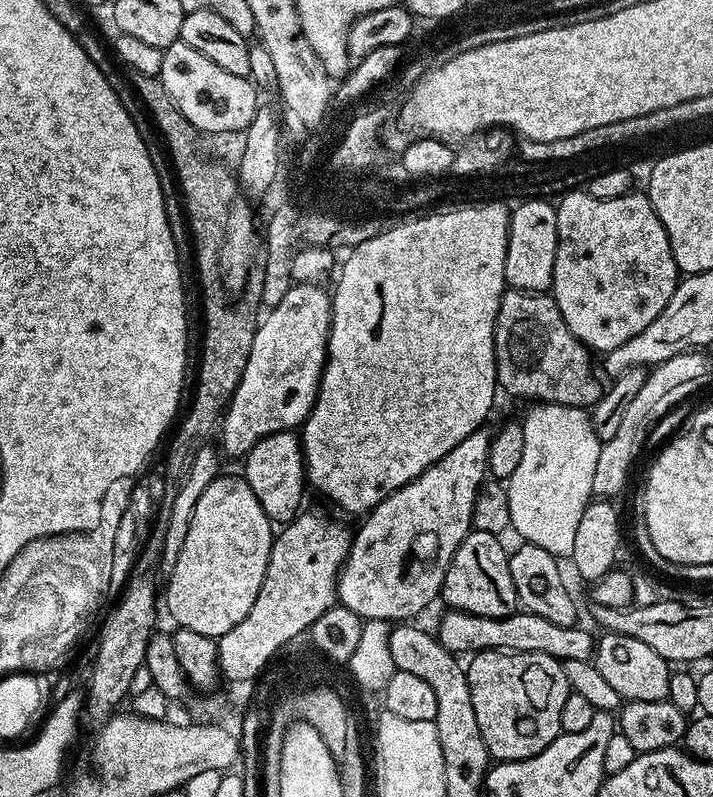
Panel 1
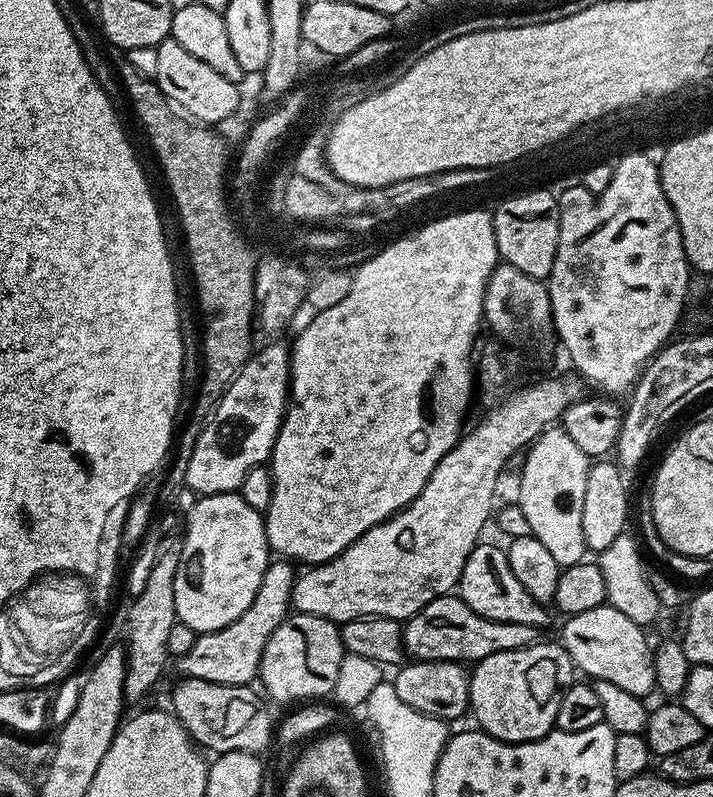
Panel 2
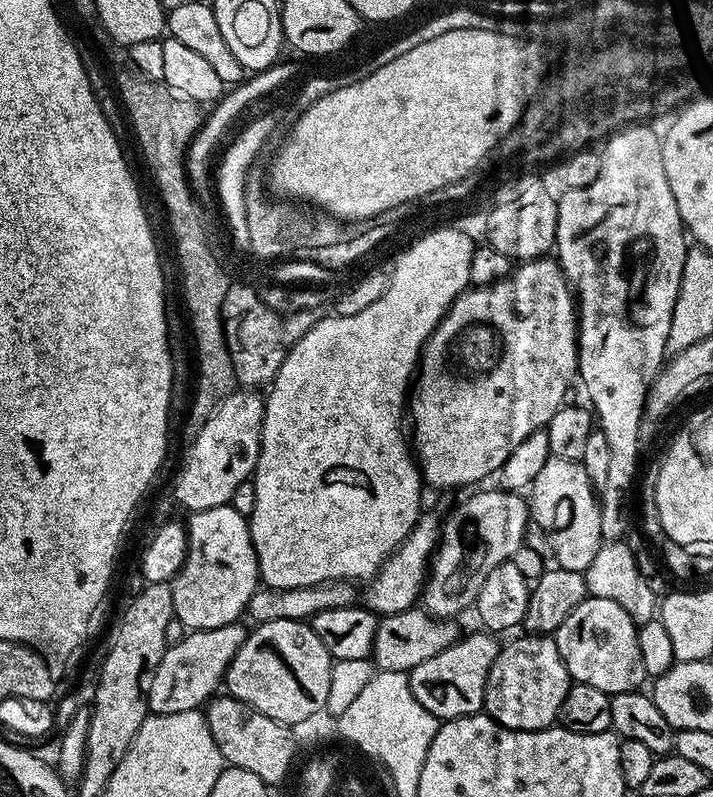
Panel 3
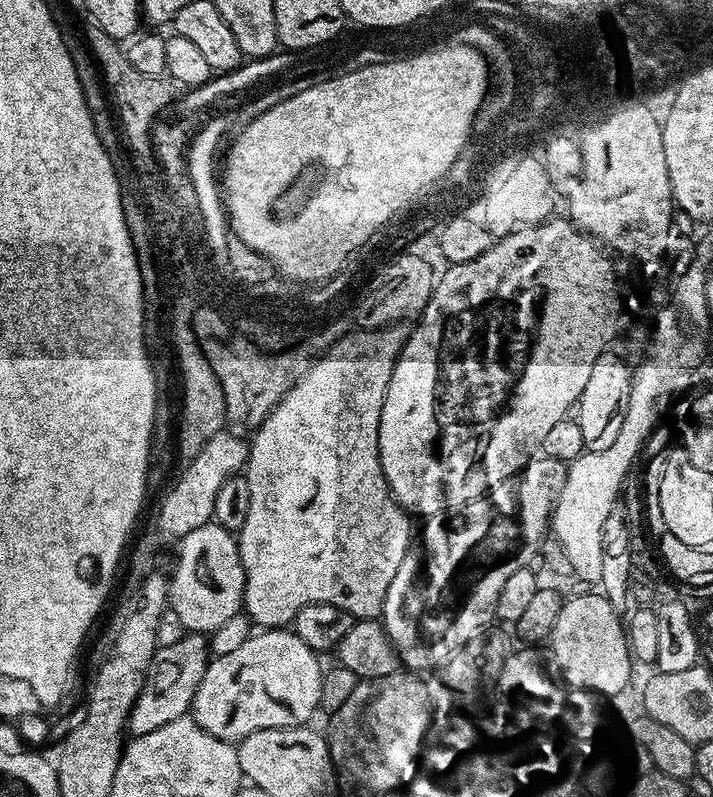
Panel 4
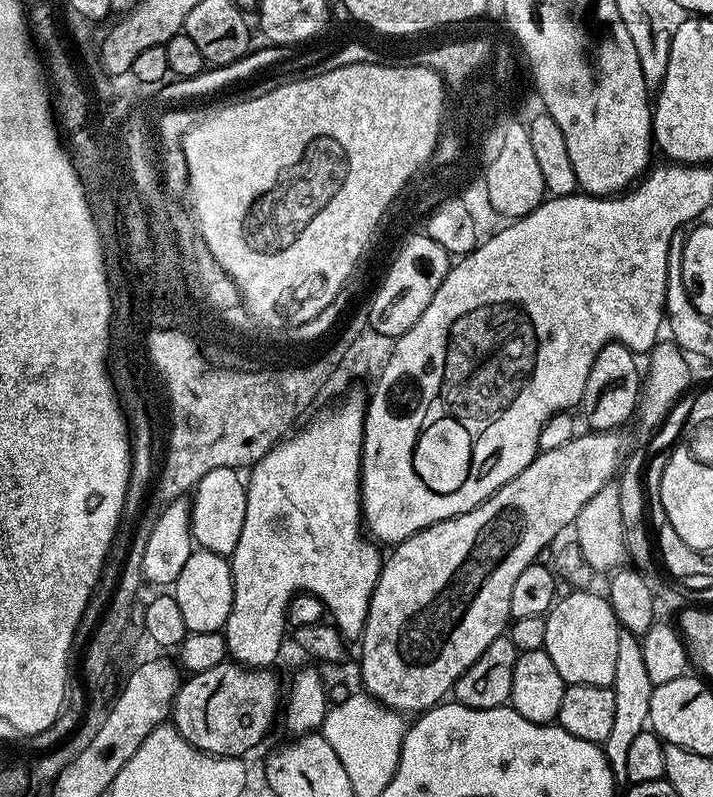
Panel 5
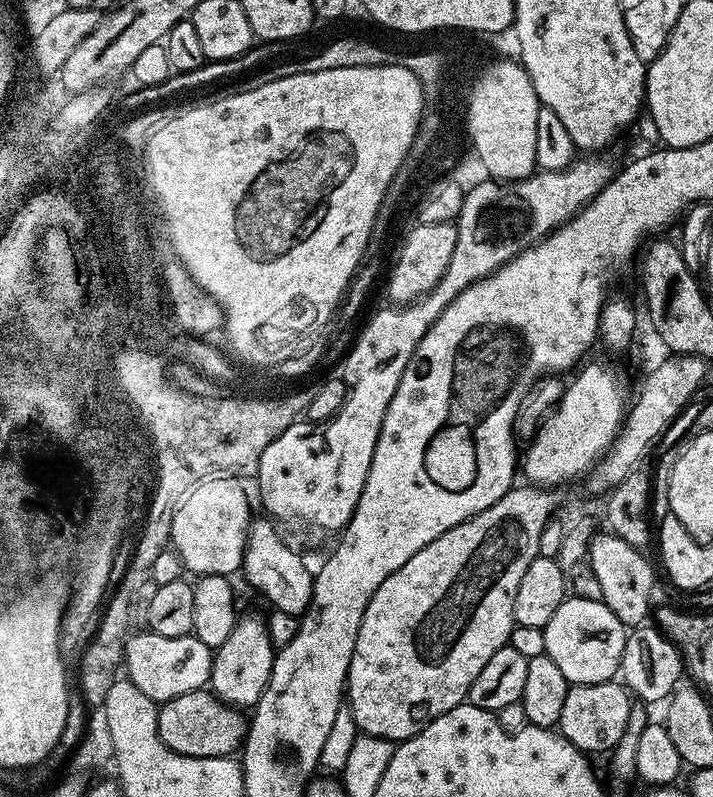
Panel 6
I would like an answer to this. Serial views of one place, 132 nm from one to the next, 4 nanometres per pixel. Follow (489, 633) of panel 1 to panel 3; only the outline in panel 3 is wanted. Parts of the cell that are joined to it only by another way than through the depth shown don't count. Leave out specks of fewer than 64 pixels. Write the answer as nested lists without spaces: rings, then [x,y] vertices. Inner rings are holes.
[[[413,606],[404,612],[395,612],[389,616],[380,616],[376,633],[374,634],[373,648],[370,660],[379,671],[382,672],[412,672],[414,666],[434,658],[434,654],[442,654],[451,644],[461,639],[462,631],[456,625],[457,621],[452,618],[433,618],[419,607]]]

